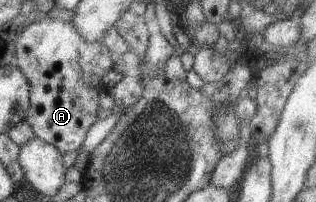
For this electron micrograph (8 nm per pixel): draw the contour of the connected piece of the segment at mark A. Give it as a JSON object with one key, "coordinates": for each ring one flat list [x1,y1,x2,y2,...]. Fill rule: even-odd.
{"coordinates":[[41,18,23,28,16,39,16,63,29,84,30,107,23,115,32,132,41,141,53,145,60,154,79,149,89,126,97,120,97,99,103,91,101,78,112,69,115,56,109,52,103,43,87,43,81,39,70,21]]}

